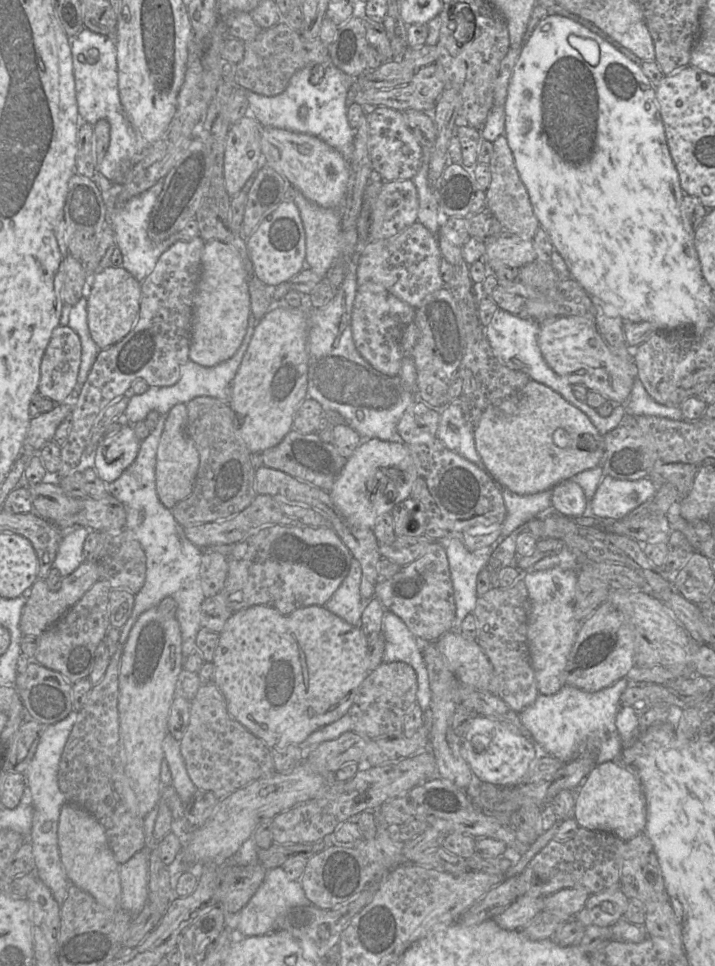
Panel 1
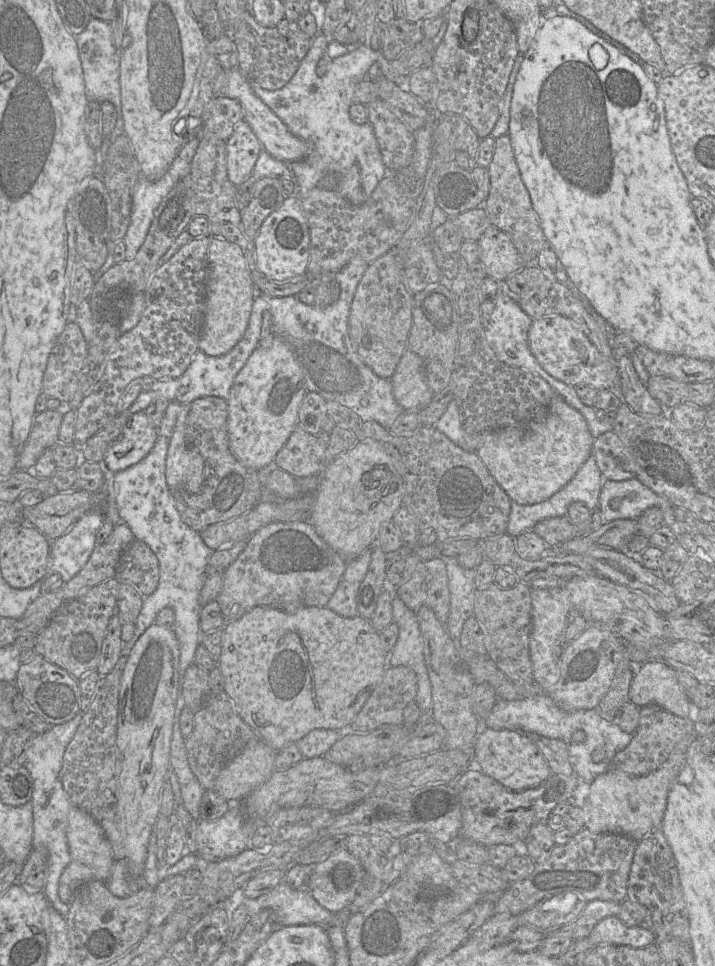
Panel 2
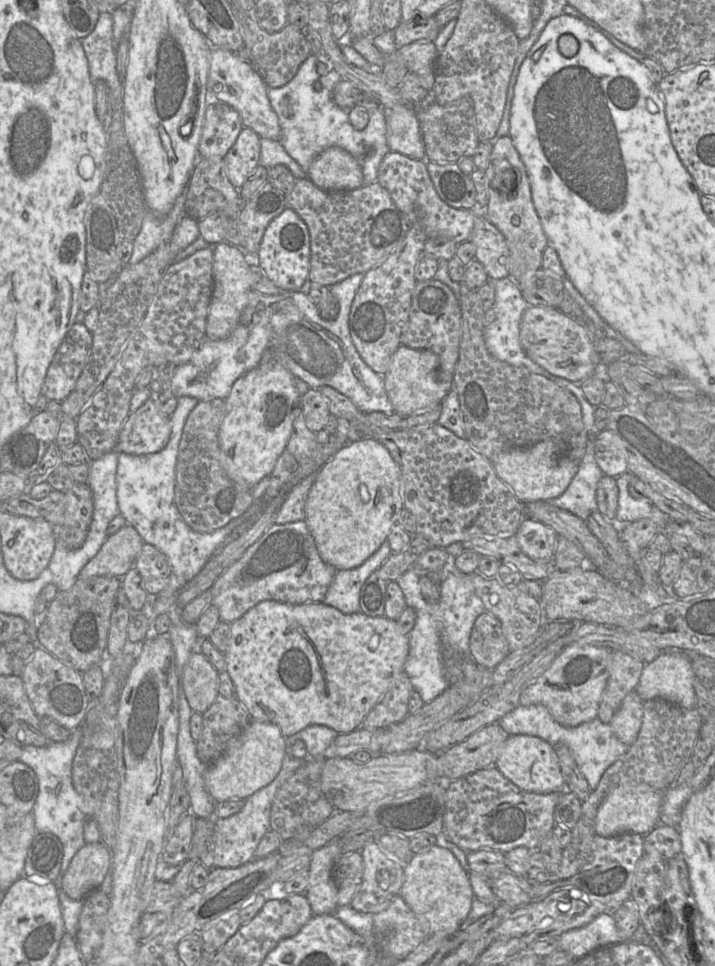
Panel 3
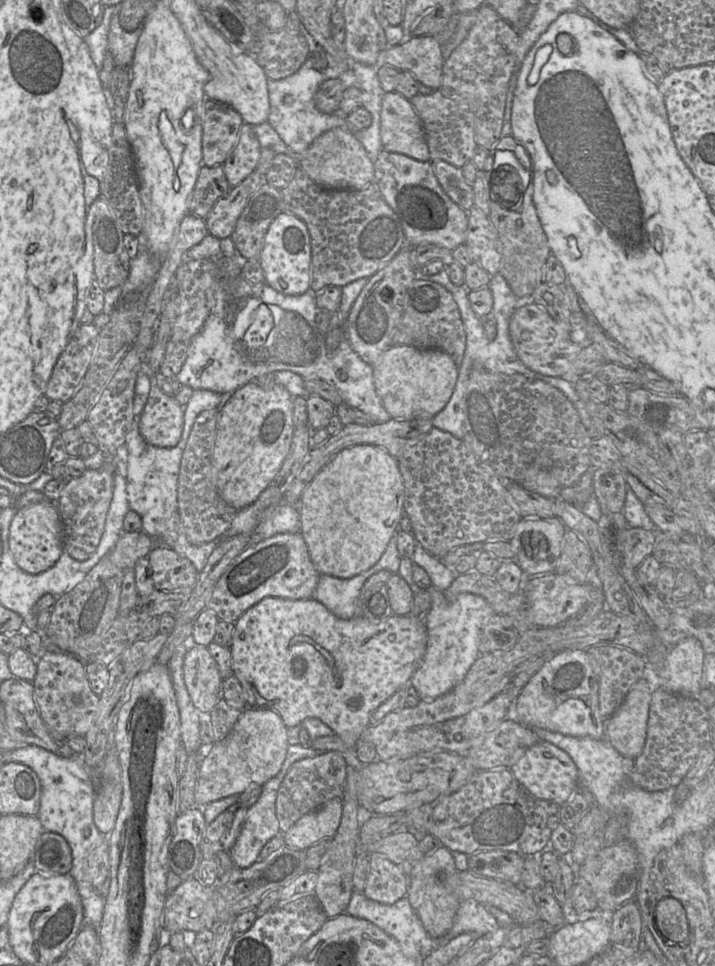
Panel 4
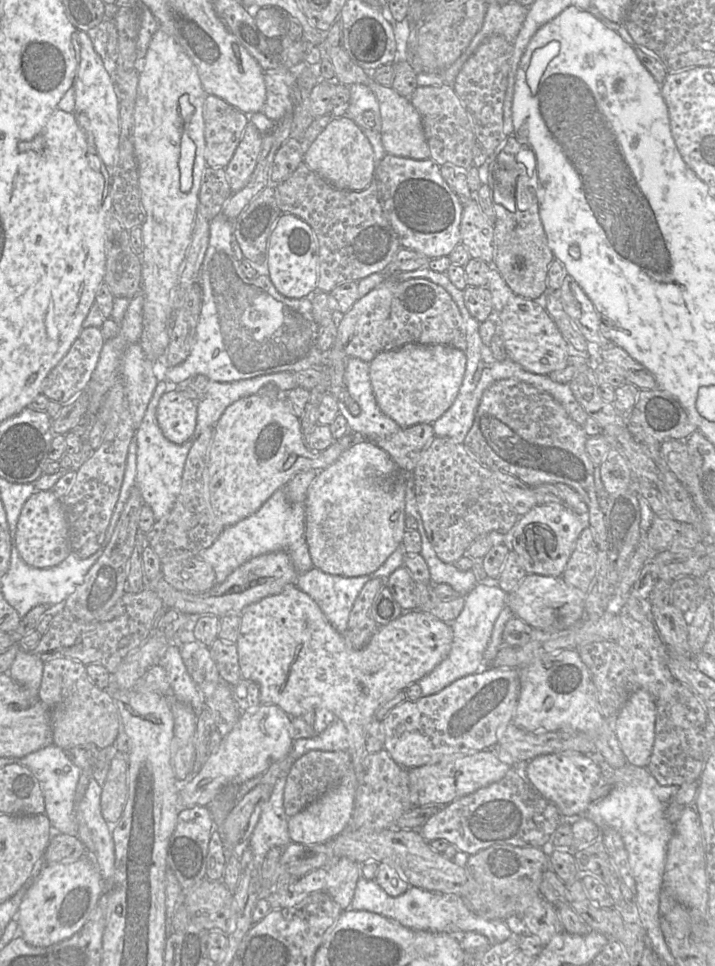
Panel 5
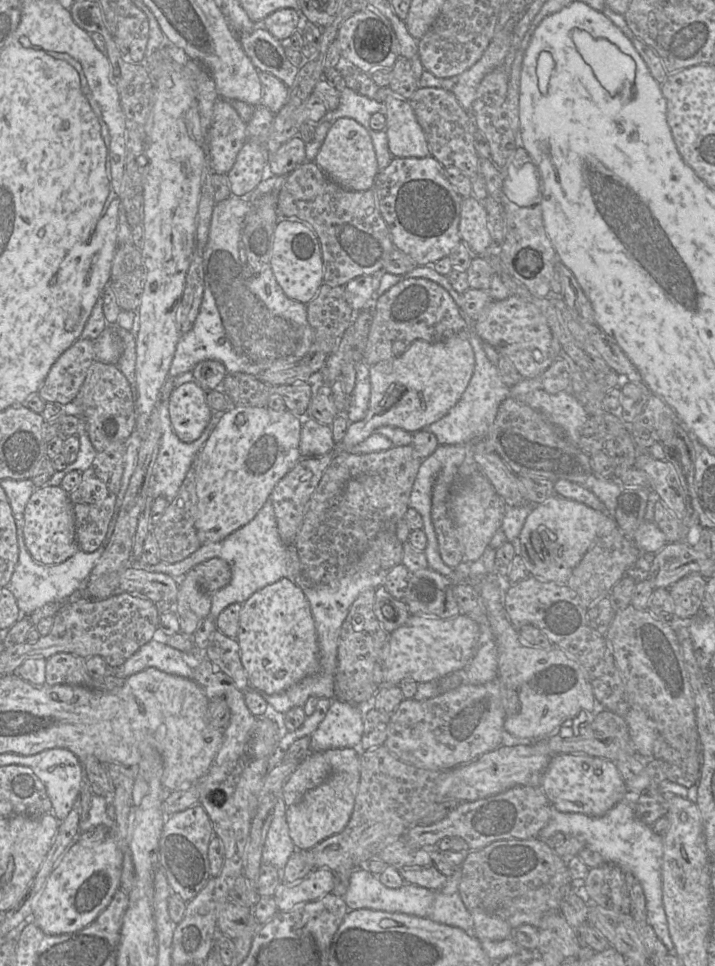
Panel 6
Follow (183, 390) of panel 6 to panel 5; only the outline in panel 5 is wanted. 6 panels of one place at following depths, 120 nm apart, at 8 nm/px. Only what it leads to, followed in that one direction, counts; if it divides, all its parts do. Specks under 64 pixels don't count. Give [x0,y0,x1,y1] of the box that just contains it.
[156,391,197,445]

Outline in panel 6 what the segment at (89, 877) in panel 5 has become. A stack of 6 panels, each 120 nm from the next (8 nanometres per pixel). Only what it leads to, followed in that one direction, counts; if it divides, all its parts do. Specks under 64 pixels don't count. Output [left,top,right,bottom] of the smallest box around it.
[31,831,123,934]

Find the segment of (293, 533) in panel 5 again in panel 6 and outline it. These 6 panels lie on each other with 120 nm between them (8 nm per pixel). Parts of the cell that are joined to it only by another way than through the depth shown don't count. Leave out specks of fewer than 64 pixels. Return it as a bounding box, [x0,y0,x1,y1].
[128,498,302,620]

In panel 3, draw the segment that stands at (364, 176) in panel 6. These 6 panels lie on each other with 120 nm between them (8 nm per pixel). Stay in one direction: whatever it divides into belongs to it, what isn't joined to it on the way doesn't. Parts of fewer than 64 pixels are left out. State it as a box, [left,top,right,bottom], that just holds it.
[307,147,364,191]

